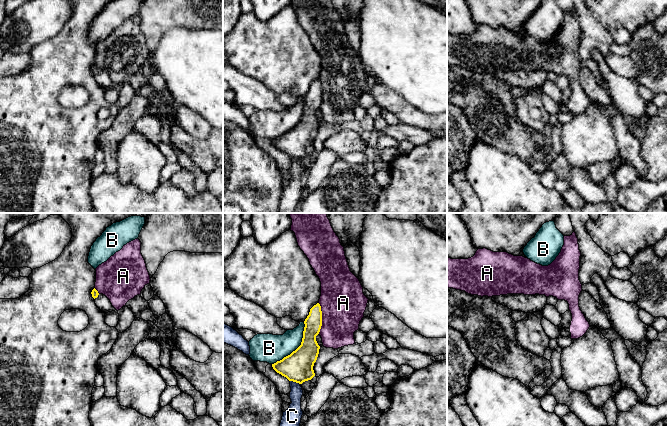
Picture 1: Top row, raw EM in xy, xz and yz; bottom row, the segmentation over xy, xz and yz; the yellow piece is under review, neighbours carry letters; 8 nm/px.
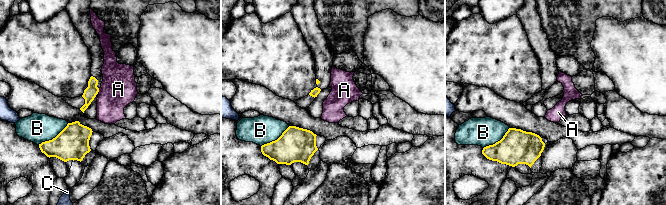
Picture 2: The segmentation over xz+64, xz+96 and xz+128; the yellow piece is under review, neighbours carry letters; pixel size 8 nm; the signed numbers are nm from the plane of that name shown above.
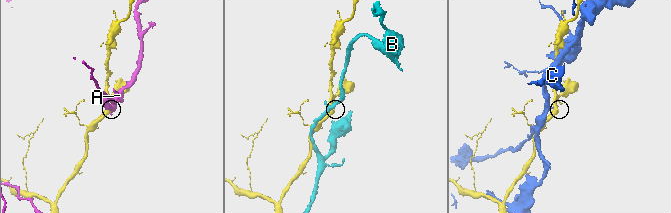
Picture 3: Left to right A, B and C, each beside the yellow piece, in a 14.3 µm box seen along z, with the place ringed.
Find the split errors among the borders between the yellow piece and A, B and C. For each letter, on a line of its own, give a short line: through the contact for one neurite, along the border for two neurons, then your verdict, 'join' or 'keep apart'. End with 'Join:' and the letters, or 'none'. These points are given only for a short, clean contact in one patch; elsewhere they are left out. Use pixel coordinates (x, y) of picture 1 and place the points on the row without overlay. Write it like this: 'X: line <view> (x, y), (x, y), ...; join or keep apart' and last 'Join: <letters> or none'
A: line xz (318, 79), (321, 85), (321, 104), (319, 109); keep apart
B: keep apart
C: keep apart
Join: none

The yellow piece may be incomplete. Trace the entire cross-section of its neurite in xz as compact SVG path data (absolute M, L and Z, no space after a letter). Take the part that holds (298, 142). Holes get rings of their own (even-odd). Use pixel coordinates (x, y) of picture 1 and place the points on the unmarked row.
M319 79L314 81L304 97L305 103L301 121L290 131L272 140L273 145L289 157L302 160L314 152L313 142L320 122L316 117L322 102L322 87Z

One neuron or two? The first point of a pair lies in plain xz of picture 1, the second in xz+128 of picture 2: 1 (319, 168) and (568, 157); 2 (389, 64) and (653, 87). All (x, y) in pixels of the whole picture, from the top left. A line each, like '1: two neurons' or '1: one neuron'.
1: two neurons
2: one neuron

